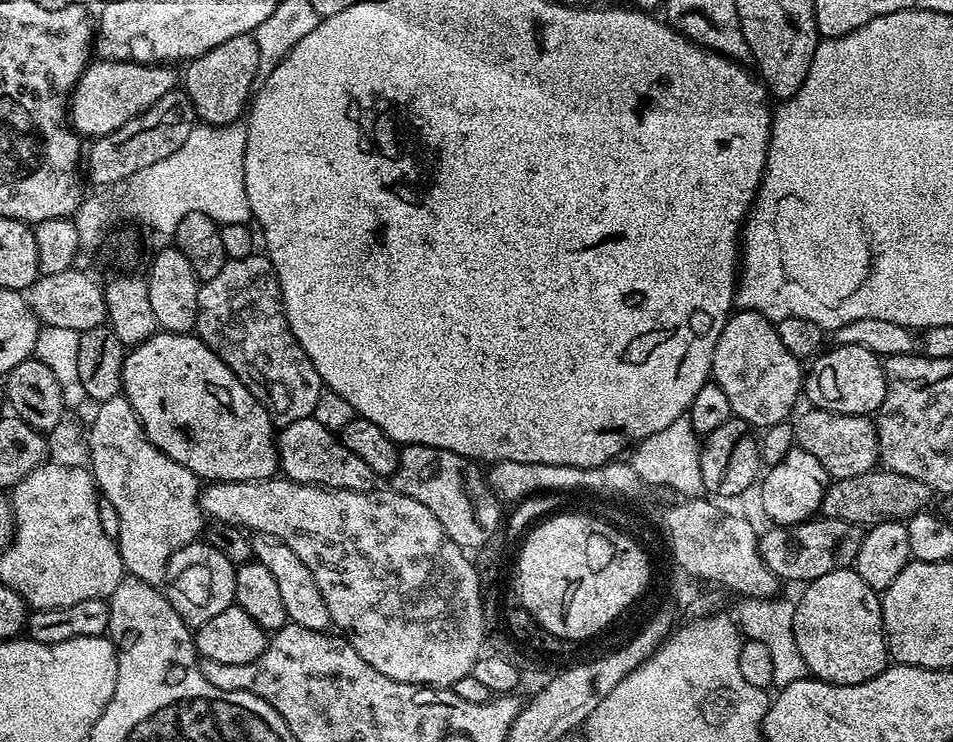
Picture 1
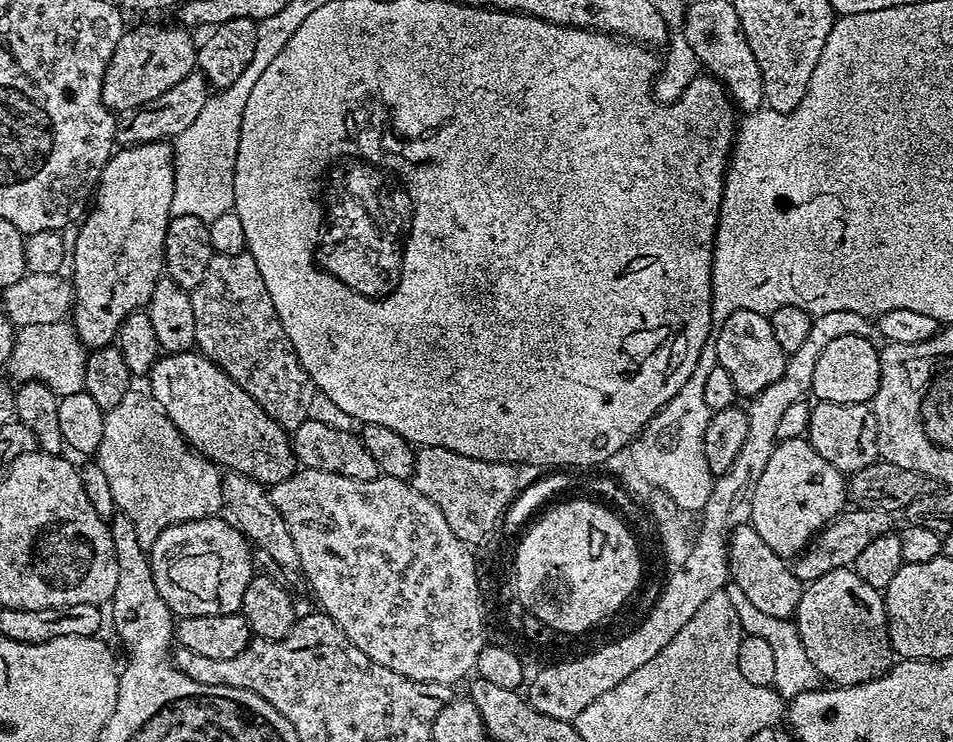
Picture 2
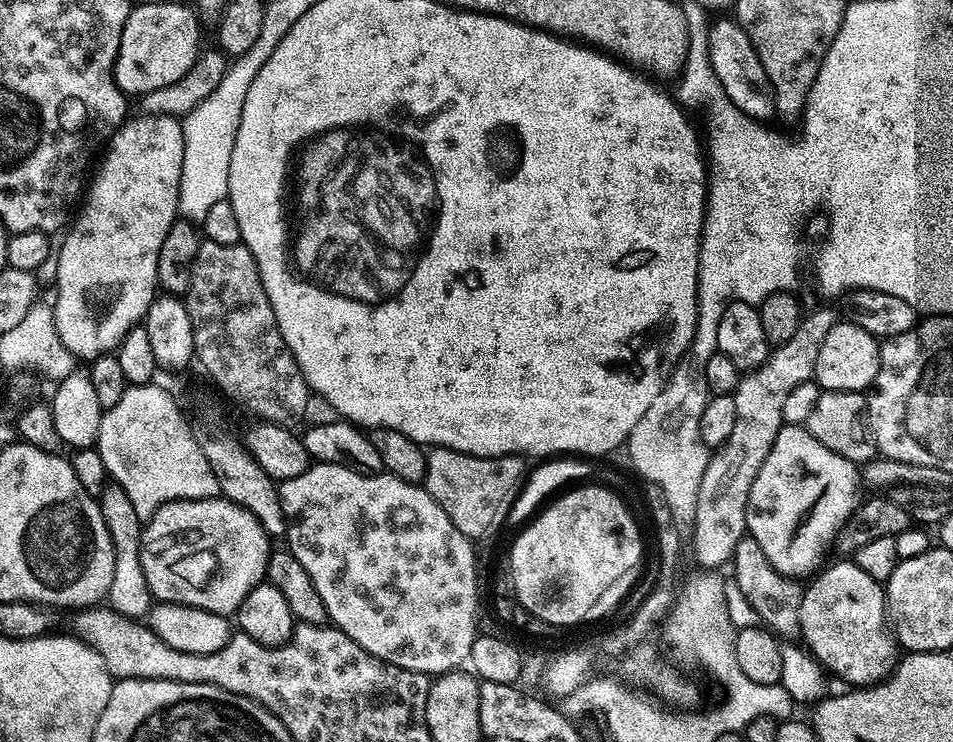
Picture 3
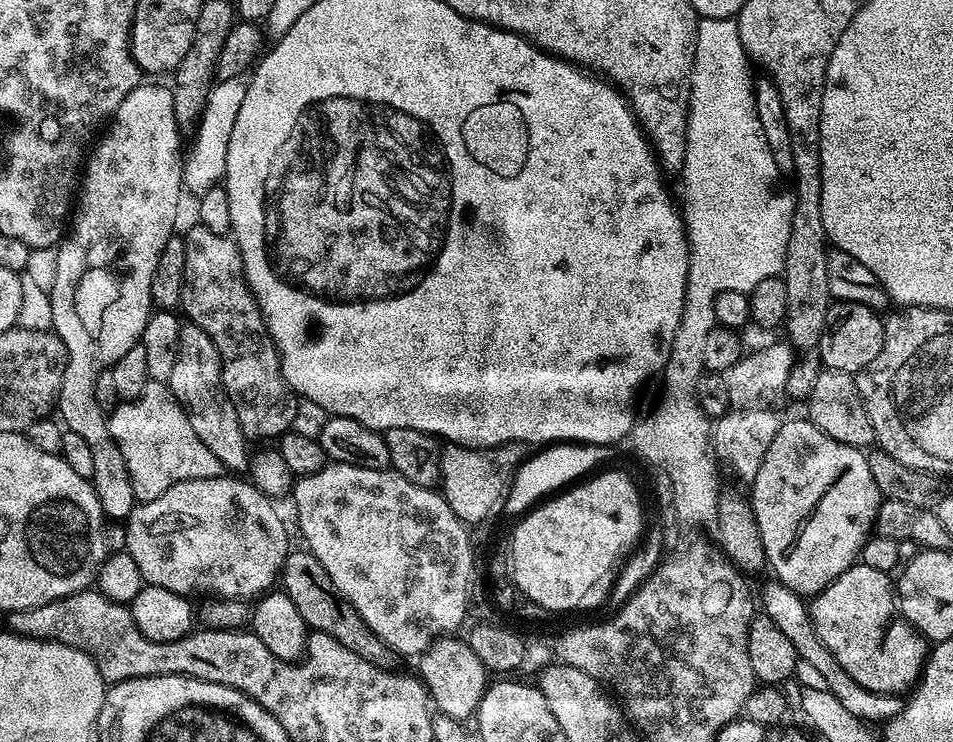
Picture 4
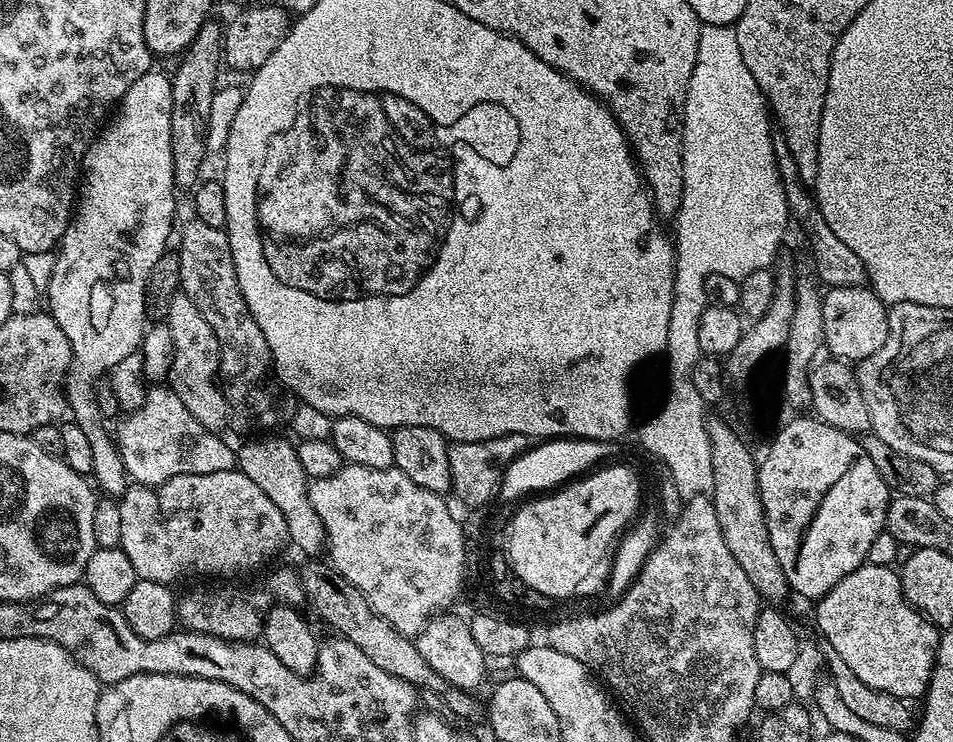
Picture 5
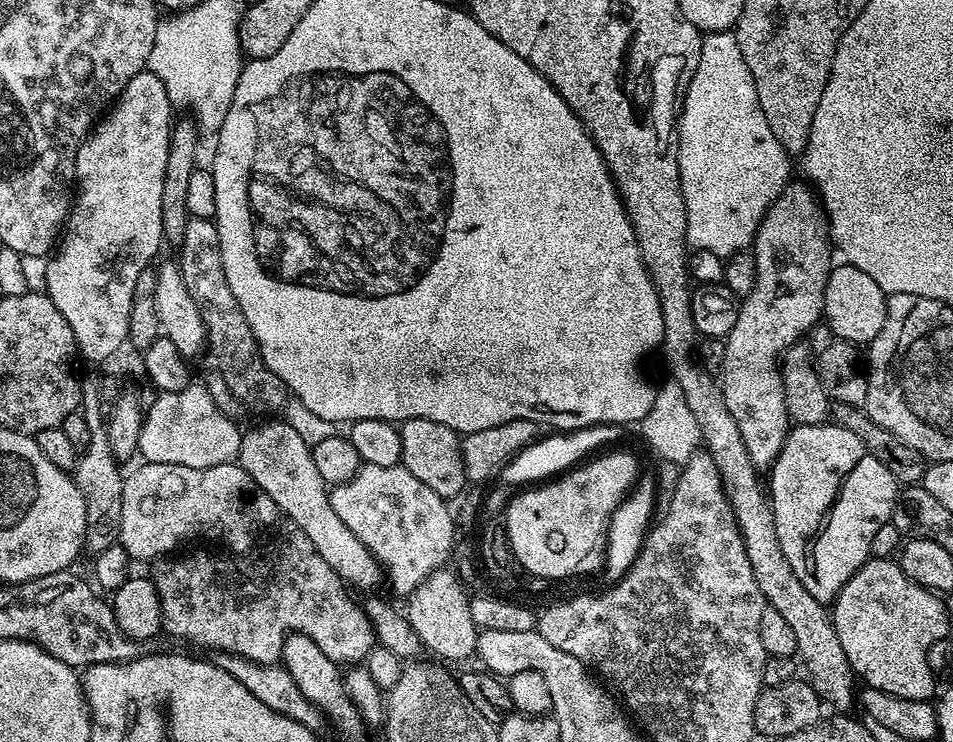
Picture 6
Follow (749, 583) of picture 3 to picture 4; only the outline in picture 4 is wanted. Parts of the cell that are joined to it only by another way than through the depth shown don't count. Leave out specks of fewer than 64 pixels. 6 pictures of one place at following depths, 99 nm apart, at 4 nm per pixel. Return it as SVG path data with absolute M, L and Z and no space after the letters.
M775 578L769 580L769 584L760 592L760 600L758 596L759 607L760 604L764 607L761 608L763 615L768 616L770 622L774 622L774 626L778 626L778 630L782 630L786 638L790 638L790 642L794 642L797 657L801 661L810 662L826 678L827 692L834 694L834 698L838 698L838 702L842 702L842 706L846 706L850 714L860 717L864 722L869 722L869 720L887 722L897 716L904 709L904 700L899 695L890 692L871 692L866 690L866 686L854 682L854 678L850 678L850 674L842 670L838 658L834 658L834 654L826 650L822 638L818 638L816 627L812 625L812 613L805 597L799 596L797 592L790 590Z

